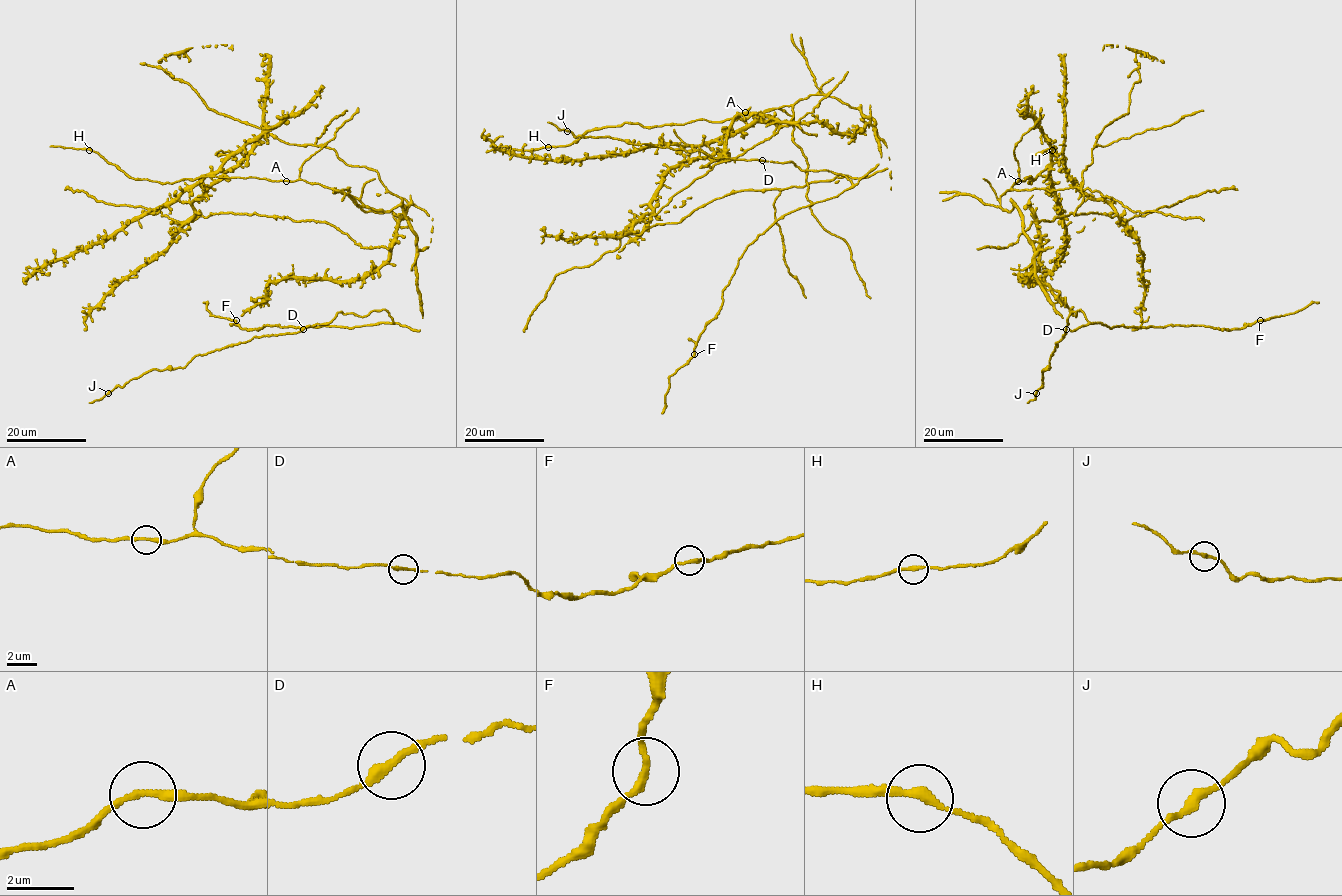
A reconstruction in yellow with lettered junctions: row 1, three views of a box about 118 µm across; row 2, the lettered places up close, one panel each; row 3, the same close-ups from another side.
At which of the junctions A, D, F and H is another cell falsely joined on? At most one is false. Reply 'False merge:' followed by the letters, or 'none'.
False merge: none

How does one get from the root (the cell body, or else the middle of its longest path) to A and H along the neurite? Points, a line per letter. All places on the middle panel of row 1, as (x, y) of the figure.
A: (822, 95), (809, 95), (792, 105), (761, 113), (745, 112)
H: (822, 95), (719, 122), (595, 128), (569, 145), (548, 147)

